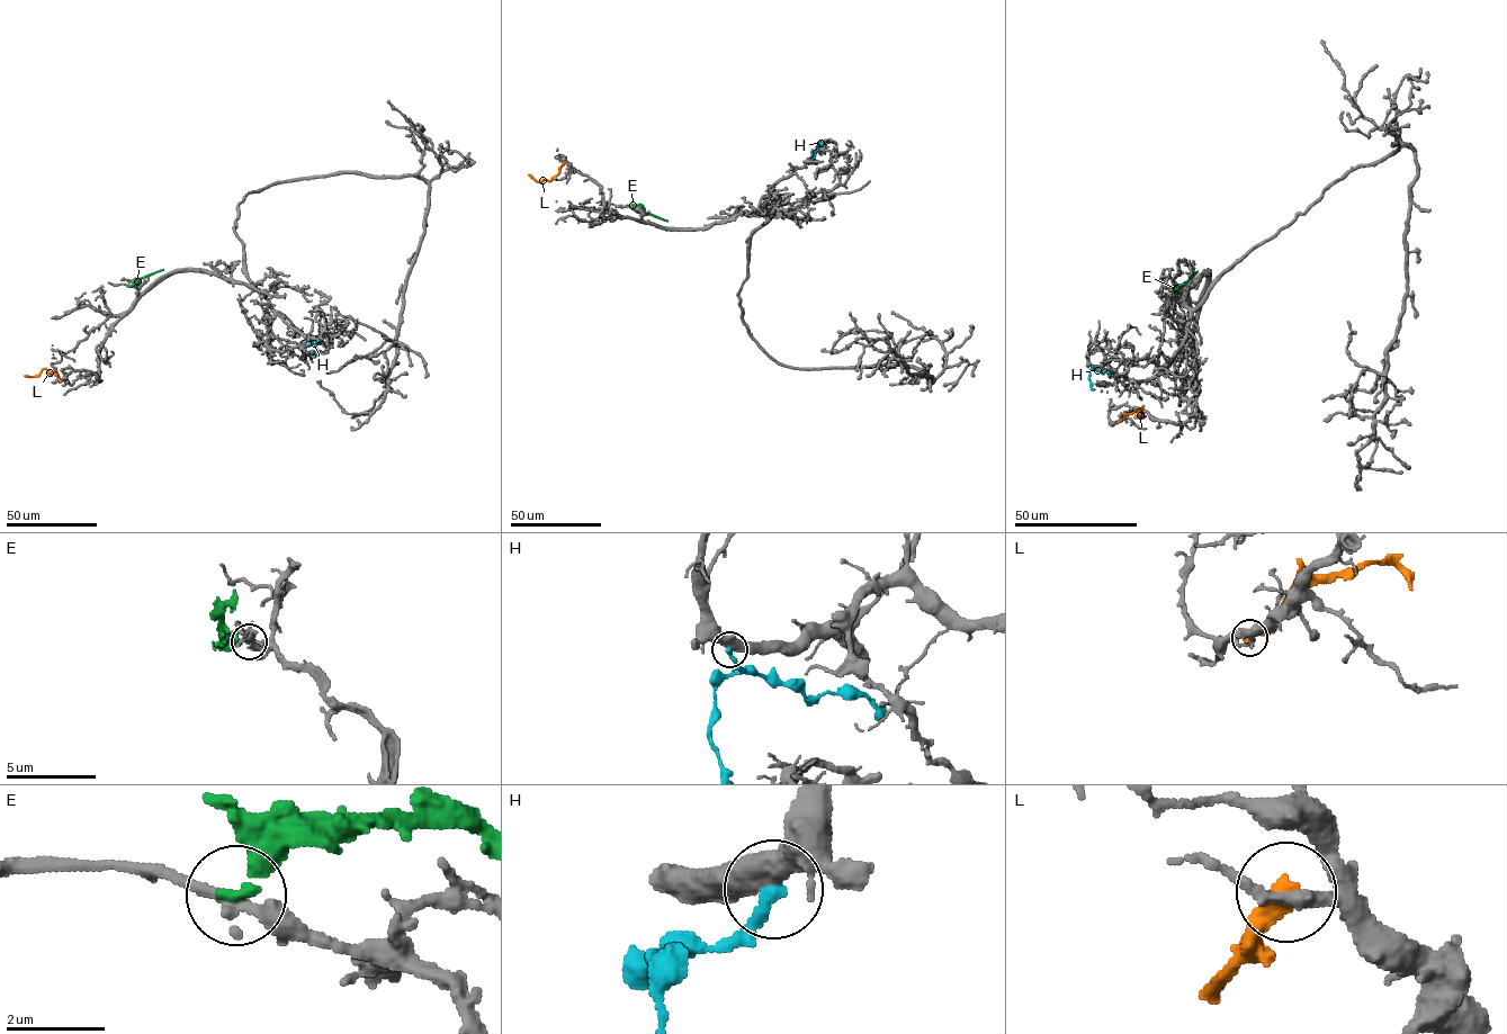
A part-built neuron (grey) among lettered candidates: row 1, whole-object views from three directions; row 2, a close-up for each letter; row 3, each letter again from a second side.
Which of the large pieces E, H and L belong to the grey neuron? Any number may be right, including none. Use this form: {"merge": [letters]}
{"merge": []}

